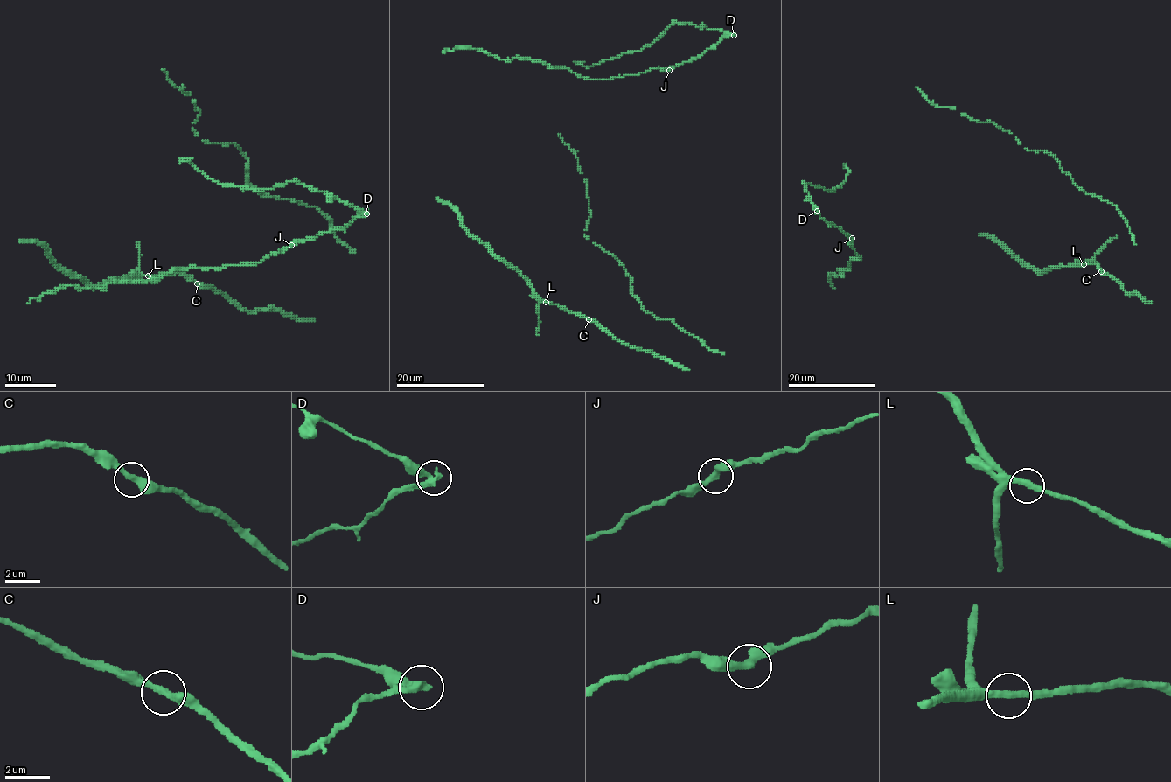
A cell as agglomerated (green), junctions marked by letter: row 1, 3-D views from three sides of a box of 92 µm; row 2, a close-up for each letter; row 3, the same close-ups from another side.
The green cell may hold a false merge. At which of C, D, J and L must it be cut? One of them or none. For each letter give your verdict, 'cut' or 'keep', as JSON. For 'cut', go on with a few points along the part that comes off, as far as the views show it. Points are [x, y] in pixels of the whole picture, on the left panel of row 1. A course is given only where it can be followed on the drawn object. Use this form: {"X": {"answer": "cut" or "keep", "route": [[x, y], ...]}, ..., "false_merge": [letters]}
{"C": {"answer": "keep"}, "D": {"answer": "cut", "route": [[365, 213], [289, 180], [272, 188], [256, 191], [219, 185], [185, 160], [179, 162]]}, "J": {"answer": "keep"}, "L": {"answer": "keep"}, "false_merge": ["D"]}

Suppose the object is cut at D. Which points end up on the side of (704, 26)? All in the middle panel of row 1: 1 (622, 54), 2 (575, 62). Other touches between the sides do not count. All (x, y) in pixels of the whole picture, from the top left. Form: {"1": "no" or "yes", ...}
{"1": "yes", "2": "yes"}

